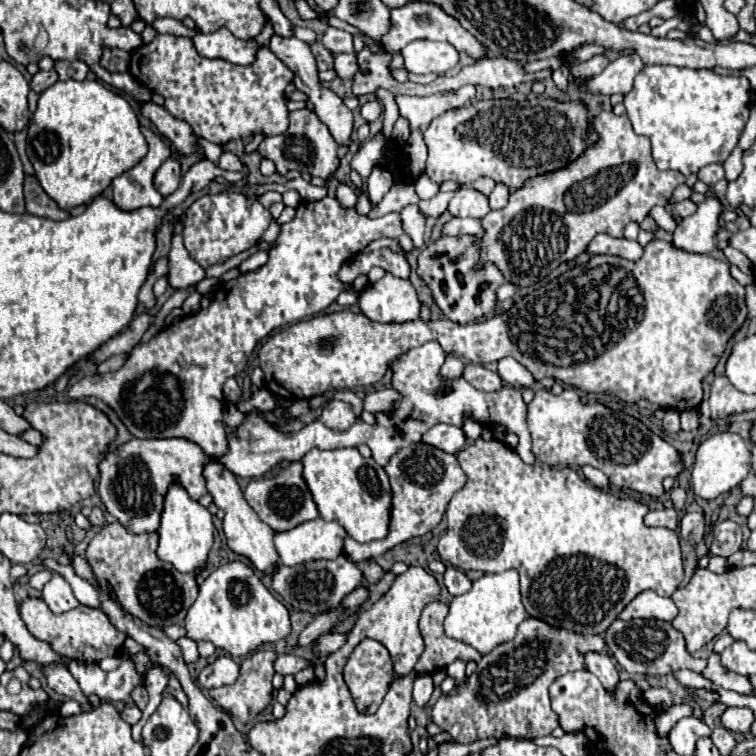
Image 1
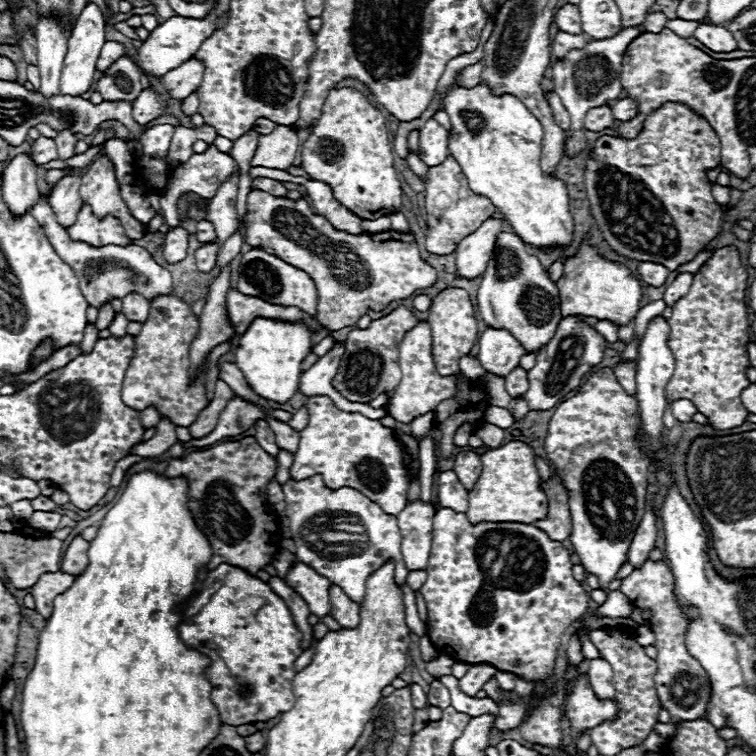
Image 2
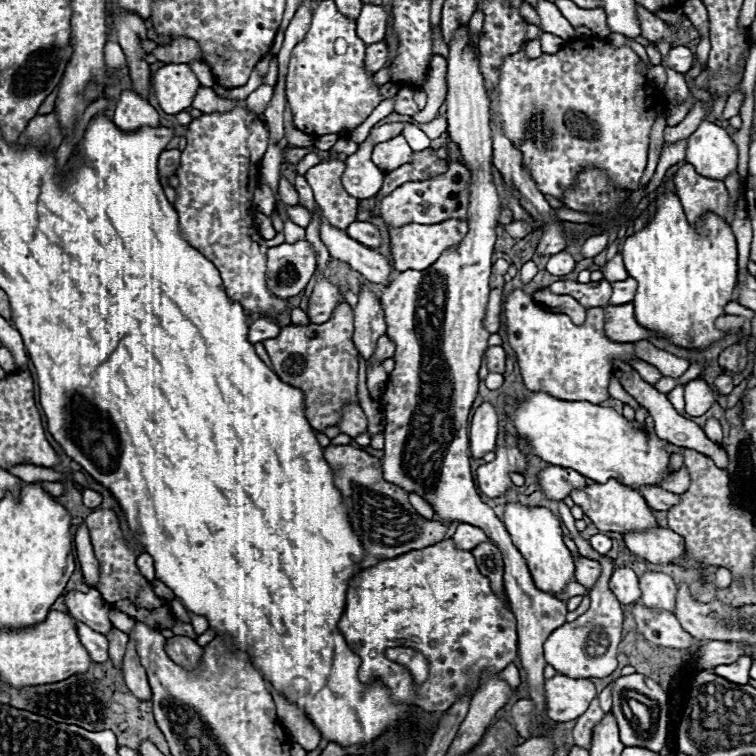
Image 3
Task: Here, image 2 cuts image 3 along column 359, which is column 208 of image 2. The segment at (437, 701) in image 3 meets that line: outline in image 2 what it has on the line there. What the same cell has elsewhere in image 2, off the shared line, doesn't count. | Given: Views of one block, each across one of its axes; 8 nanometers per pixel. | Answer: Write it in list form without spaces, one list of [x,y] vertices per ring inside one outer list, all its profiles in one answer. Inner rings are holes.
[[[220,564],[216,570],[208,572],[200,594],[188,602],[178,632],[188,646],[212,658],[212,668],[208,670],[208,678],[214,686],[212,700],[224,724],[240,726],[240,724],[268,722],[276,718],[280,712],[288,712],[294,706],[294,692],[292,692],[292,680],[296,676],[294,660],[302,654],[300,646],[302,632],[296,628],[286,602],[278,594],[274,594],[272,588],[260,578],[250,576],[242,568]]]

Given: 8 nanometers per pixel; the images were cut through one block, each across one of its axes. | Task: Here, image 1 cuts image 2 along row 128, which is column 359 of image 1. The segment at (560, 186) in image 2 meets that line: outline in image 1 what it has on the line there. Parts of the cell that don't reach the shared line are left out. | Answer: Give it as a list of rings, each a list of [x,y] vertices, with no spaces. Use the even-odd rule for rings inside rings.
[[[358,448],[310,450],[304,458],[304,480],[314,496],[318,512],[324,520],[338,522],[356,542],[380,540],[390,530],[392,488],[382,466],[372,458],[364,458]]]

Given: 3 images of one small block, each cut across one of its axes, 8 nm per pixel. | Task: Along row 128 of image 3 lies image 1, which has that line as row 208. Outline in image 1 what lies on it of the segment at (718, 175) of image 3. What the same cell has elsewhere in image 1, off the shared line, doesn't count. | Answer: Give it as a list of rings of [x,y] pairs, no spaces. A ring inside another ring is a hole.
[[[710,188],[704,194],[704,202],[696,204],[696,212],[678,222],[672,244],[686,252],[708,254],[714,248],[714,236],[720,230],[718,220],[722,214],[724,204],[718,200],[714,188]]]

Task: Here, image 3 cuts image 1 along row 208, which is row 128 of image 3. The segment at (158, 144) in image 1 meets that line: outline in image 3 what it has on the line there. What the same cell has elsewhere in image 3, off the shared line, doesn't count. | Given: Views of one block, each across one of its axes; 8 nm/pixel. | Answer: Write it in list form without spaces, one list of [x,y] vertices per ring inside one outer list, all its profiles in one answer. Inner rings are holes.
[[[124,90],[118,98],[114,124],[122,130],[136,130],[140,126],[158,126],[158,112],[134,90]]]

